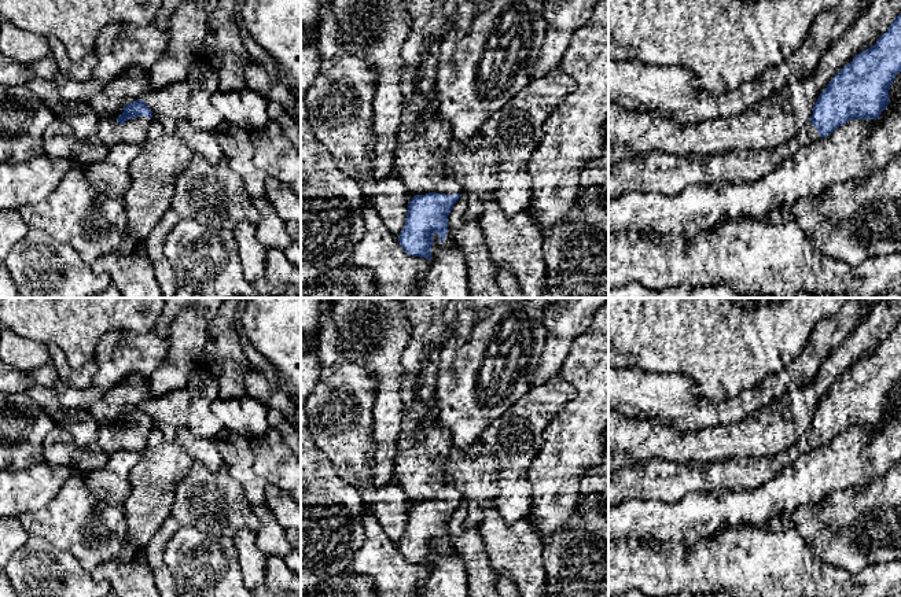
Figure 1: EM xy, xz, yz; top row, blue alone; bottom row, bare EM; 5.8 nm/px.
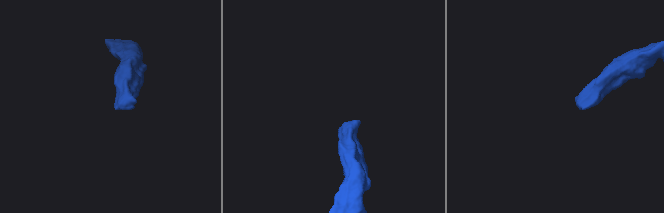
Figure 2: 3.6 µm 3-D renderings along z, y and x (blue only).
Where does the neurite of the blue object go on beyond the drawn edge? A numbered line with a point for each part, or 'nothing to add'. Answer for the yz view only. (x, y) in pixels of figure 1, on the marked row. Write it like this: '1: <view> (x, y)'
1: yz (661, 173)

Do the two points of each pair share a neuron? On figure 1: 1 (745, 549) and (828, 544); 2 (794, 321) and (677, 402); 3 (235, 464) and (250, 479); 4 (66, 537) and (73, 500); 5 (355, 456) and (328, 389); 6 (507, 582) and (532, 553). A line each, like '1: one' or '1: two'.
1: two
2: two
3: one
4: one
5: one
6: two

